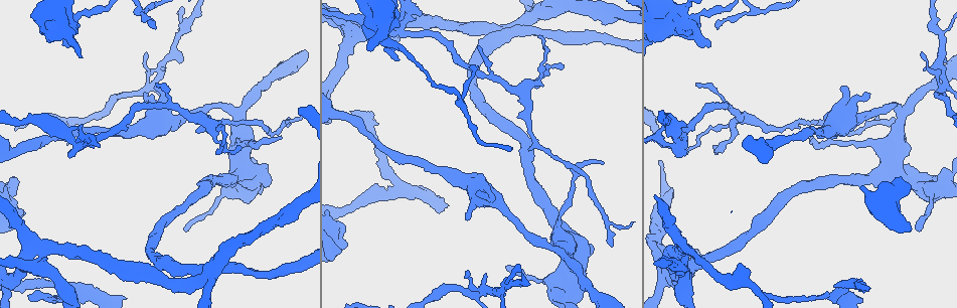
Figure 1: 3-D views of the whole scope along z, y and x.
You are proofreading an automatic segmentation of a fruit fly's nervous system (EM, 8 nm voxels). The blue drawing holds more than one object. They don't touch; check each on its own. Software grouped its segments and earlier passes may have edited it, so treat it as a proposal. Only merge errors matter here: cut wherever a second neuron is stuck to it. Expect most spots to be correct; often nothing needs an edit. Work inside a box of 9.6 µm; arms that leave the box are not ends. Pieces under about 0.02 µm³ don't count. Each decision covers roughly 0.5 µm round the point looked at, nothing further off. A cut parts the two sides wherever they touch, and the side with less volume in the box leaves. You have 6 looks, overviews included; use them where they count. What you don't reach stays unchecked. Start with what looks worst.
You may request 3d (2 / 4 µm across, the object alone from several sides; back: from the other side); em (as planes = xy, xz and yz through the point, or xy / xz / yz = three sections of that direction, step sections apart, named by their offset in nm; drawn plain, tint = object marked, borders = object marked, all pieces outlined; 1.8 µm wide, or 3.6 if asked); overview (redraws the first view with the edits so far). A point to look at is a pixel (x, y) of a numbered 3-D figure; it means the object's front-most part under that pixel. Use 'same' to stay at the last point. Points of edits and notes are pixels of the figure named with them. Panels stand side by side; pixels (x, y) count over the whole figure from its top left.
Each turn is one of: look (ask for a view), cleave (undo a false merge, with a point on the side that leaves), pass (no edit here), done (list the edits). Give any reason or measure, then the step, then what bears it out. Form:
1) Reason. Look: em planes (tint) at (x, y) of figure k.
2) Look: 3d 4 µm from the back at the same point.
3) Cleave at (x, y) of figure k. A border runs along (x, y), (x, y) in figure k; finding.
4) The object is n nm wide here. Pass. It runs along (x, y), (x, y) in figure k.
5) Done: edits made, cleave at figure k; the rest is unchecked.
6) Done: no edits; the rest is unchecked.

Arms run side by side. Look: 3d 2 µm at (522, 24) of figure 1.

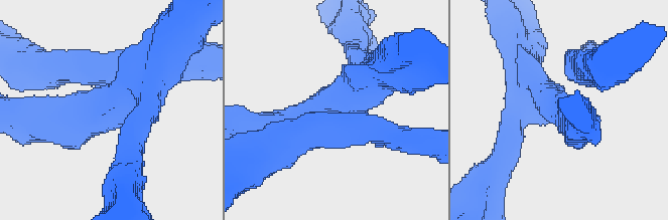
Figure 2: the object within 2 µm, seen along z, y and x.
Look: em xz step 4 (plain) at (118, 92) of figure 2.

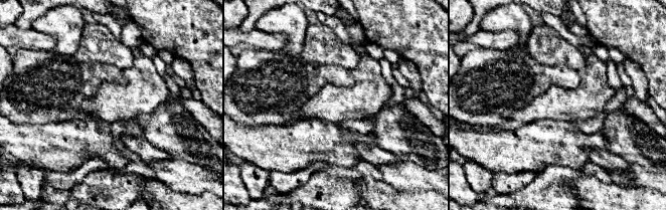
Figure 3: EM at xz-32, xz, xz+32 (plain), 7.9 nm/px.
Look: em xz step 4 (tint) at the same point.

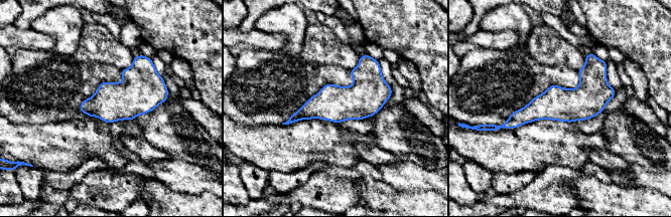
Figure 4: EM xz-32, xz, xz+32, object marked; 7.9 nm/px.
Pass. All the same neuron.

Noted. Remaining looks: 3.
Thick turns thin. Look: em xy step 4 (tint) at (180, 32) of figure 1.

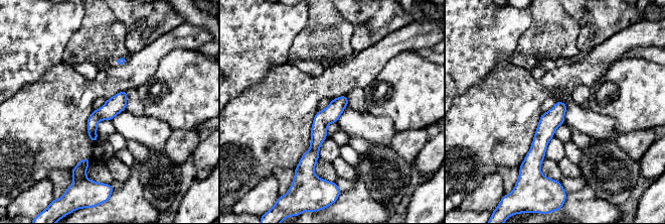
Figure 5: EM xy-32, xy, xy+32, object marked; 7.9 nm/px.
Pass. It runs along (344, 98), (320, 123), (311, 168) in figure 5; all the same neuron.

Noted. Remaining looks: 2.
Calibre changes. Look: 3d 2 µm at (680, 145) of figure 1.

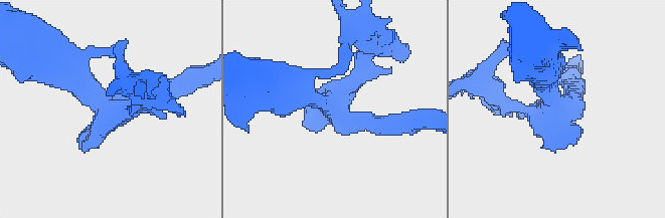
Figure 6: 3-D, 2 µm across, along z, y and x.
3 arms meet here; the arms are 190, 200, 400 nm wide. Look: em planes (tint) at (106, 108) of figure 6.

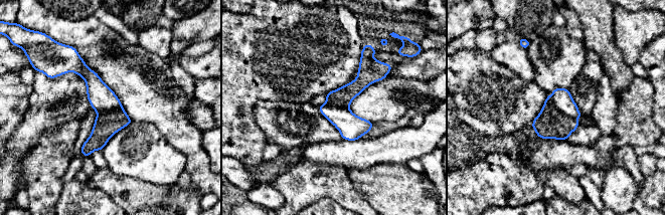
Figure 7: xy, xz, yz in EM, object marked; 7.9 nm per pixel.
Cleave at (550, 124) of figure 7. Two neurons meet here.

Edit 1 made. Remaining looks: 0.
Done: edits made, cleave at figure 7; the rest is unchecked.

